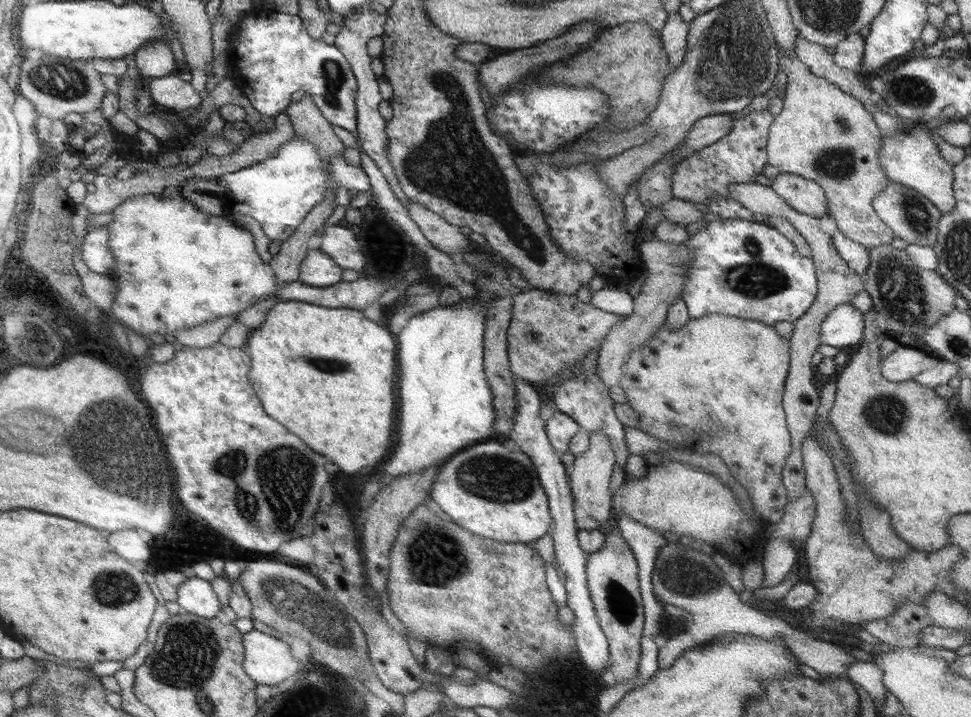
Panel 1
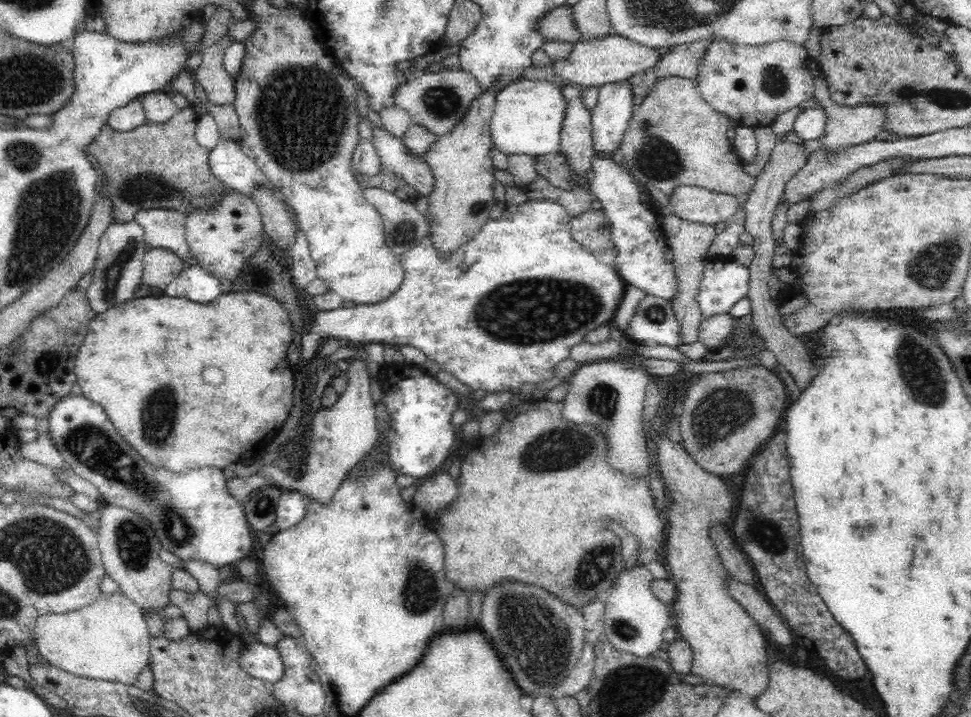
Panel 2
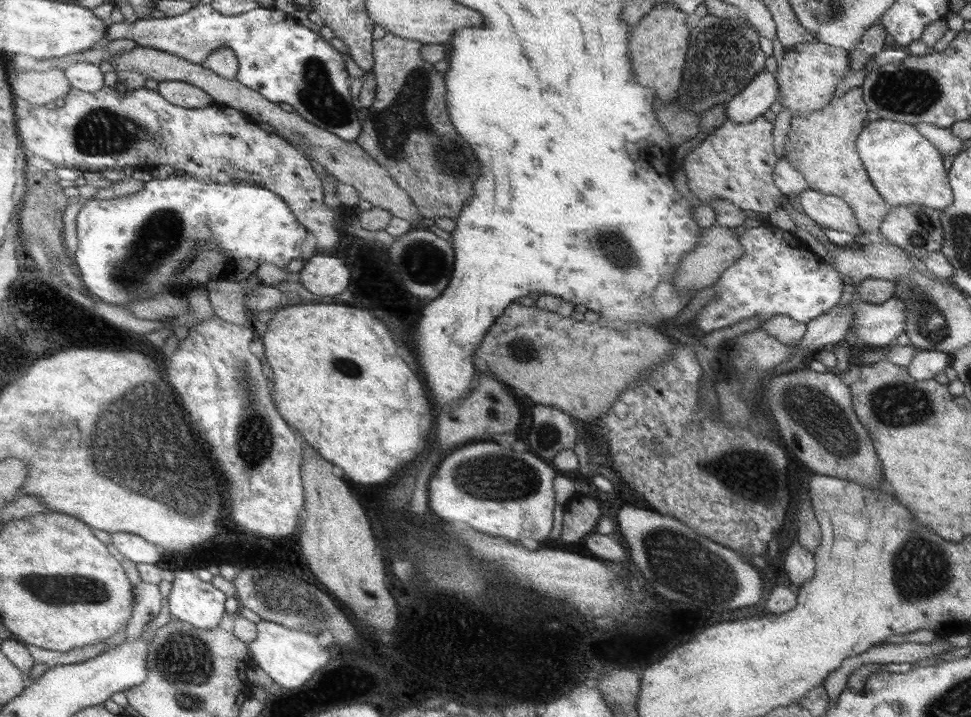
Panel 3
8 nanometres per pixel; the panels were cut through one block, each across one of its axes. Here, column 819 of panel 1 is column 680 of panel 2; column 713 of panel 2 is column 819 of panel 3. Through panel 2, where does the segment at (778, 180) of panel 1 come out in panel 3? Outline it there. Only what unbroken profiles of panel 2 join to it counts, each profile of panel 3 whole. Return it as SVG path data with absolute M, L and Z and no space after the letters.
M805 189L796 194L801 210L823 230L836 229L855 237L863 236L863 230L853 216L853 210L840 197Z

